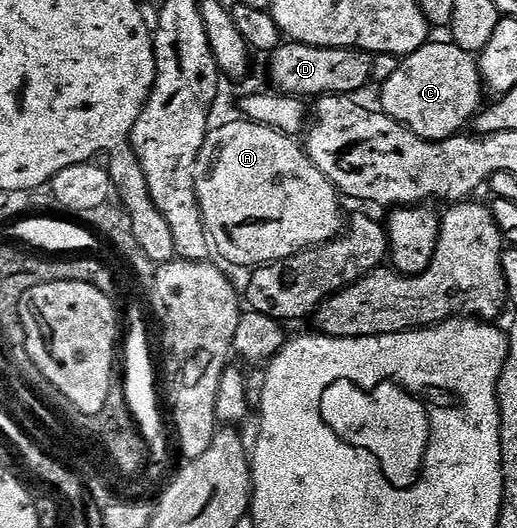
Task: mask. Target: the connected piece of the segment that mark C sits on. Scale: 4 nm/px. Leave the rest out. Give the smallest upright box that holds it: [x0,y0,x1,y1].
[379,43,483,141]

